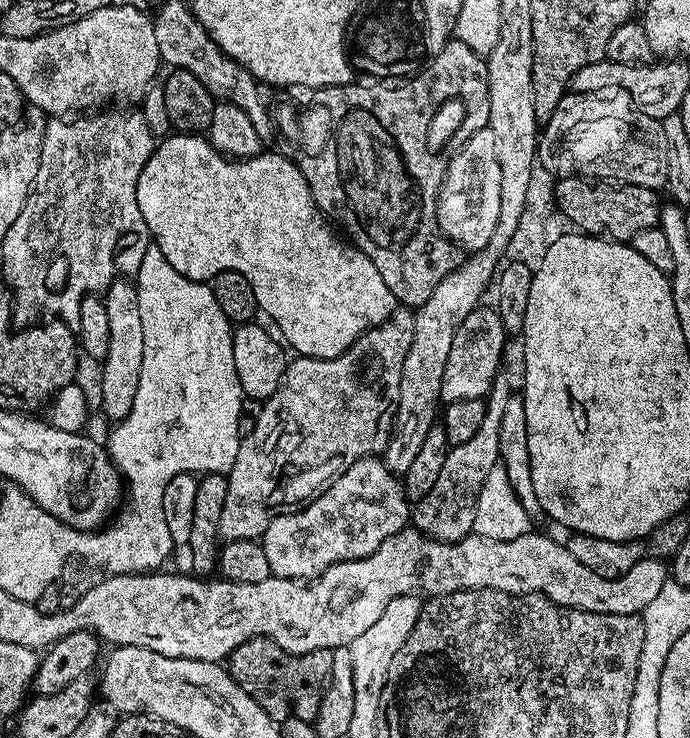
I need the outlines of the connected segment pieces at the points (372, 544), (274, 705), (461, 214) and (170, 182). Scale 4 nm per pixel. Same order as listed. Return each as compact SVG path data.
M363 456L361 460L354 462L354 466L346 469L317 500L311 500L302 508L275 516L270 526L266 526L262 537L271 575L280 576L283 580L307 582L316 579L338 562L361 560L374 554L374 550L378 550L378 546L382 546L386 538L398 534L409 523L410 503L404 496L401 481L397 473L384 465L383 459L376 456Z
M256 636L240 643L231 653L226 667L237 685L244 689L266 714L274 721L281 722L291 716L315 721L322 695L322 686L327 685L331 674L331 655L327 651L307 652L301 656L290 654L265 636Z
M486 127L470 134L469 137L463 138L461 144L461 148L446 160L440 187L436 193L434 224L455 247L471 254L482 251L488 245L494 235L494 226L498 226L498 201L502 199L502 169L498 167L498 142L494 138L492 128Z
M172 134L169 140L164 140L155 145L152 149L152 157L146 162L142 174L138 178L138 210L142 210L142 218L148 227L148 235L151 243L182 274L187 280L199 280L201 282L211 281L220 272L237 272L245 276L254 290L256 307L261 313L265 312L270 319L276 323L275 331L282 337L283 343L289 349L293 348L293 353L310 358L334 358L348 349L363 332L369 332L376 328L391 314L394 307L394 299L390 290L387 289L382 275L376 266L366 256L363 250L347 239L338 237L332 233L333 225L329 223L320 207L315 204L311 196L310 186L307 185L306 178L302 176L295 162L288 160L279 151L261 151L258 156L251 156L249 160L233 162L229 157L223 156L220 152L213 150L212 145L200 134Z

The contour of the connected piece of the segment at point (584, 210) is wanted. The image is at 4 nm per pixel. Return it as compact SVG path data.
M566 176L556 180L555 203L564 218L581 233L617 242L630 242L636 234L659 225L662 200L656 196L659 196L657 189L643 188L633 184L597 182L579 176Z

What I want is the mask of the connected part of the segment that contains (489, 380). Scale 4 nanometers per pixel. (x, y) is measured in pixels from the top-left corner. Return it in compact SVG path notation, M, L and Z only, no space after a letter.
M477 306L473 312L466 314L462 326L458 326L454 334L454 342L450 342L450 358L446 358L446 374L442 374L440 391L445 405L463 400L484 400L501 371L500 359L504 356L506 333L499 311L492 306L484 307Z

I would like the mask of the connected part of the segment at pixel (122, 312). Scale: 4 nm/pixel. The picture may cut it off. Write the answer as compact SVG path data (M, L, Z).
M131 279L113 280L102 299L106 306L108 325L110 325L110 344L106 349L104 368L100 372L100 404L112 422L119 422L130 414L142 374L142 317L138 315L138 294Z

